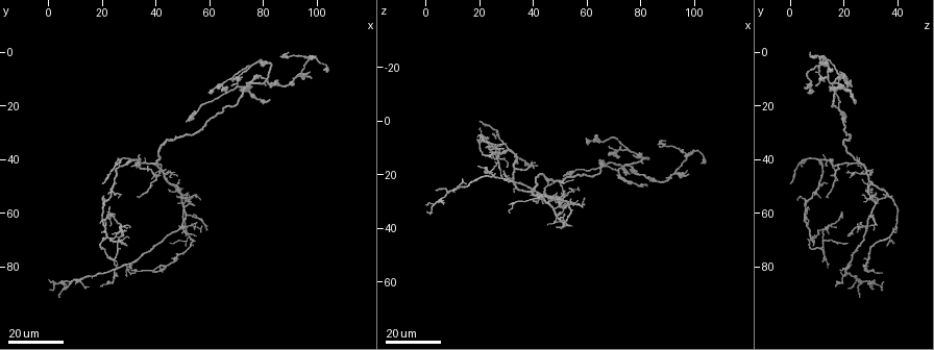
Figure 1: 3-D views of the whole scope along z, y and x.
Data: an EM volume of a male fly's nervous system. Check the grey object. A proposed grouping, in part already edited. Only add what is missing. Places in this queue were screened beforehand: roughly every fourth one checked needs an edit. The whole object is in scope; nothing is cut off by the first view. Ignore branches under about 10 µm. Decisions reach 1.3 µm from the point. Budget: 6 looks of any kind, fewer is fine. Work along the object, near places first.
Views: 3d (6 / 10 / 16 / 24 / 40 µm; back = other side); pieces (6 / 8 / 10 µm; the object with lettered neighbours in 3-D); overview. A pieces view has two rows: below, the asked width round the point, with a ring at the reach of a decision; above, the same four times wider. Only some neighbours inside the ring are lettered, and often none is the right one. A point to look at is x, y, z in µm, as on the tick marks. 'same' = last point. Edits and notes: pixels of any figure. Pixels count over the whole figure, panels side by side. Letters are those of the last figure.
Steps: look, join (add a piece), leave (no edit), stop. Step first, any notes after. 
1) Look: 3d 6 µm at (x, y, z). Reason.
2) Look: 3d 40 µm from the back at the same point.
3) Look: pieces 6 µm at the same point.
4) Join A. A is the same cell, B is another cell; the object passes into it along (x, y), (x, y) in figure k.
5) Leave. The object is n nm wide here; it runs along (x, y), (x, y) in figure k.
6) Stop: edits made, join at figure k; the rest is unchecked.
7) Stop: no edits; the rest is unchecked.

Look: 3d 16 µm at (54, 56, 39). Branch stops here.

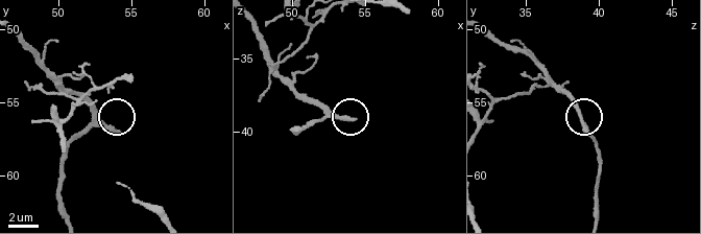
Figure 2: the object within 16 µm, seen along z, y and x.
Look: pieces 6 µm at (54.2, 57.0, 39.2).

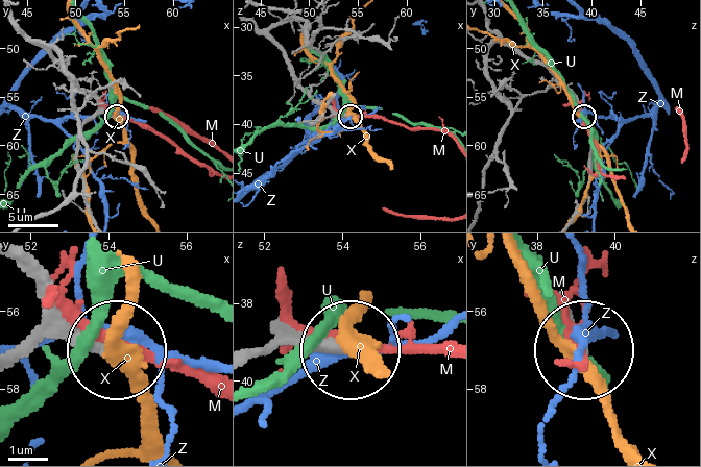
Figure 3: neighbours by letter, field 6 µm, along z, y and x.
Leave. M, U, X and Z are other cells; no lettered piece goes on from it.

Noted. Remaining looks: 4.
Look: 3d 24 µm at (68, 12, 9). Thin end.

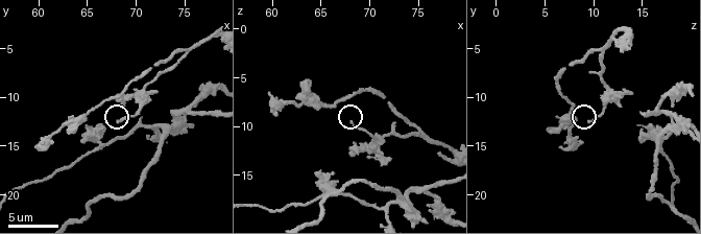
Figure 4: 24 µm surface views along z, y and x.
Look: pieces 8 µm at (68.2, 12.4, 9.6).

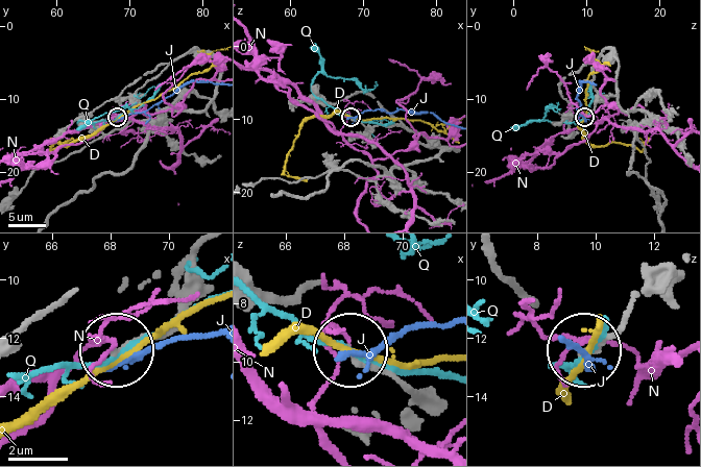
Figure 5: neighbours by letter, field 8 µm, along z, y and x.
Leave. The object is 200 nm wide here; D, J, N and Q are other cells; no lettered piece goes on from it.

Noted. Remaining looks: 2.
Look: pieces 10 µm at (71.8, 9.4, 13.4). Free end.

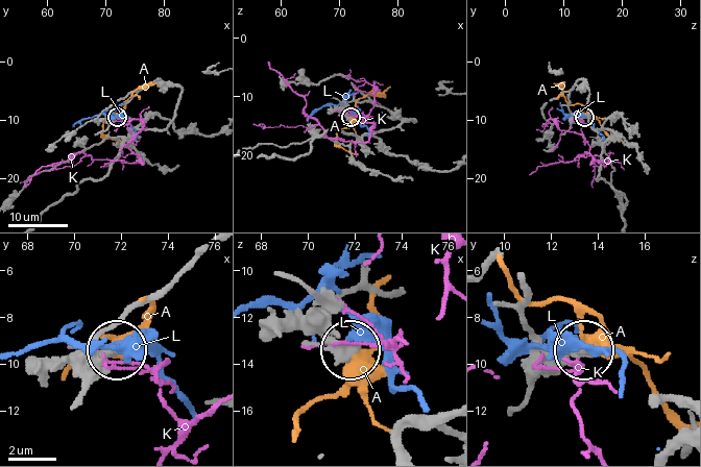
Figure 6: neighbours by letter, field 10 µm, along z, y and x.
Leave. A, K and L are other cells; no lettered piece goes on from it.

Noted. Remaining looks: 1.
Stop: no edits; the rest is unchecked.

